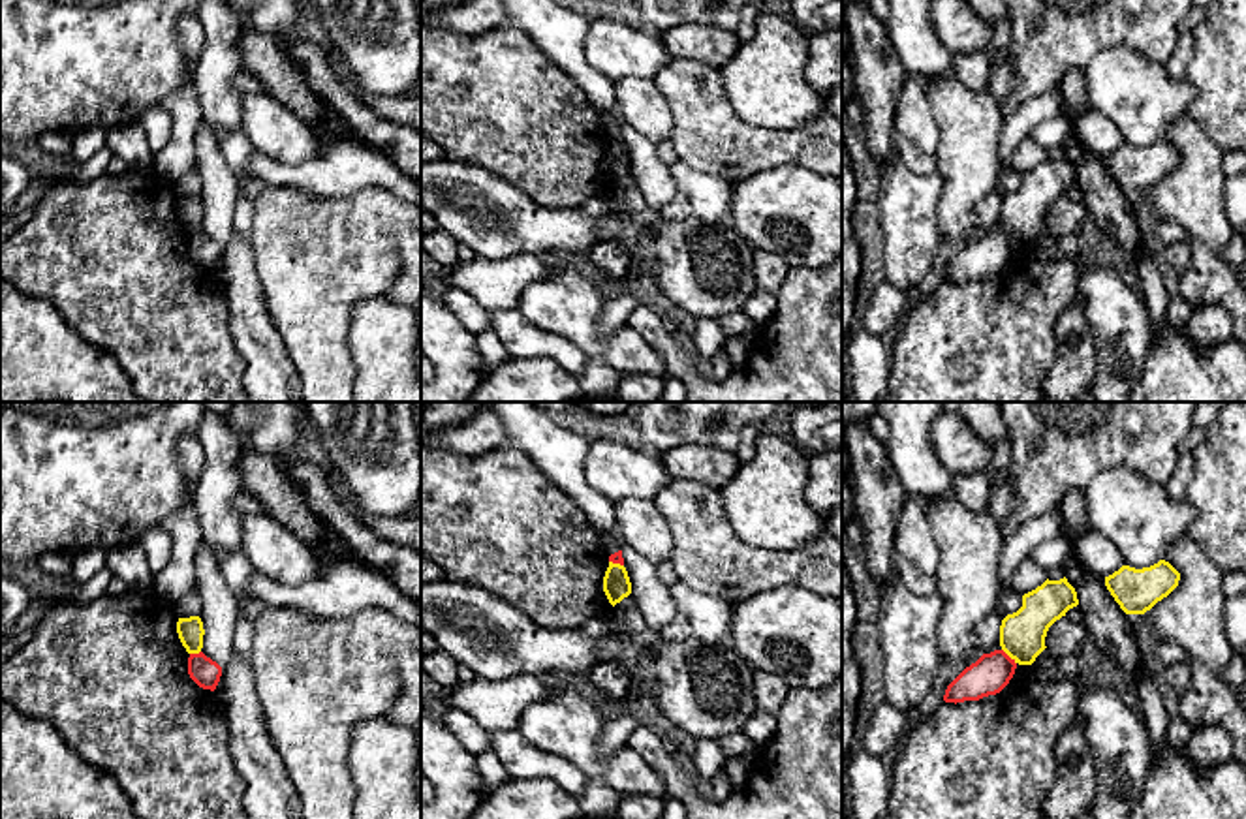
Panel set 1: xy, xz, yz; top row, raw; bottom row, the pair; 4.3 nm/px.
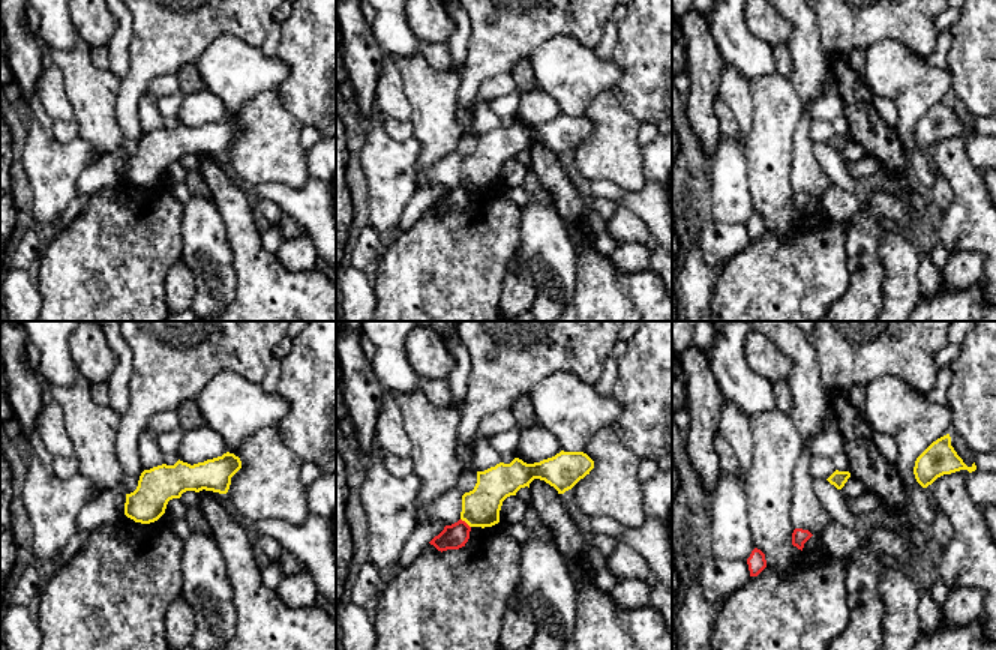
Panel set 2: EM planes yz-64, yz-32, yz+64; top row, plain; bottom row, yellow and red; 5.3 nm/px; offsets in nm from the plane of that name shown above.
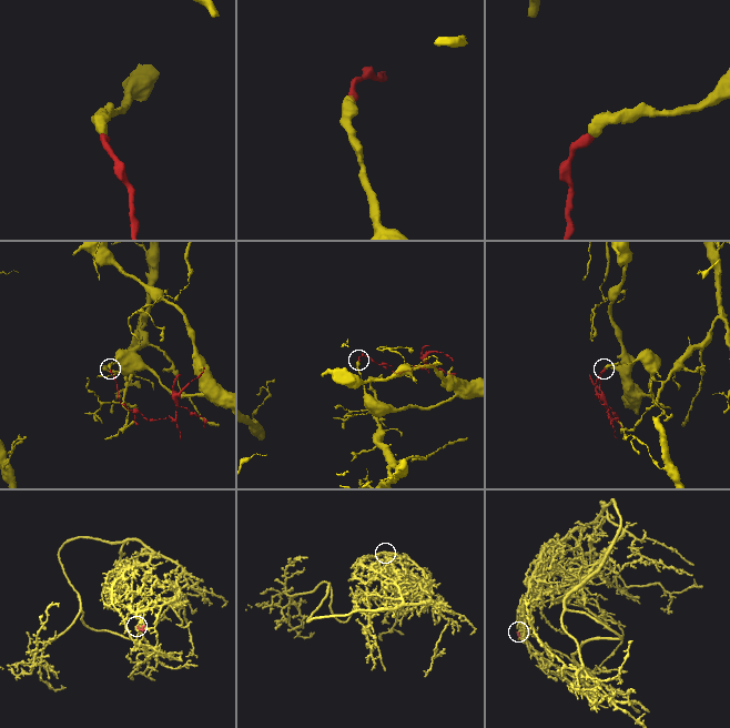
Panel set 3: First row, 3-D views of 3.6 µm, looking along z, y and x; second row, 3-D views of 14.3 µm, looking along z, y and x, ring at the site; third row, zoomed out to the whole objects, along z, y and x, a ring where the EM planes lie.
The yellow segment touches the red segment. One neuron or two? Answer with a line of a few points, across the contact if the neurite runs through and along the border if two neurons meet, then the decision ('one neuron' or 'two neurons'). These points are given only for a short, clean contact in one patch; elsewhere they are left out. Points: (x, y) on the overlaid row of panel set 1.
line yz (1002, 649), (1015, 664); two neurons

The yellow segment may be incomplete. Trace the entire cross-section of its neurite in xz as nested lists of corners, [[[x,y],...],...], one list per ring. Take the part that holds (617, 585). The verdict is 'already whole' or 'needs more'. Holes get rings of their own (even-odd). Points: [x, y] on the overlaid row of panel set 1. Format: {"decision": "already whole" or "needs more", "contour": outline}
{"decision": "already whole", "contour": [[[609,562],[603,592],[613,607],[631,594],[631,582],[624,565]]]}

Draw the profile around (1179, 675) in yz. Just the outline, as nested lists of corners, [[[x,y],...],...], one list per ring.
[[[1175,663],[1167,665],[1163,678],[1178,691],[1182,693],[1190,682],[1191,682],[1193,671],[1191,665],[1186,663]]]

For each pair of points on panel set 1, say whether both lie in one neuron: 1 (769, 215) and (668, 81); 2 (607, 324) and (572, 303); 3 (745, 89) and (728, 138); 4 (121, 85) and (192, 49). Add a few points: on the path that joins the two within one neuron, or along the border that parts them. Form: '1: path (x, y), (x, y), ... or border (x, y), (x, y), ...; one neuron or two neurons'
1: border (782, 164), (771, 169), (758, 169), (733, 183); two neurons
2: border (609, 299), (600, 320), (602, 335); two neurons
3: border (720, 72), (733, 111), (750, 124), (777, 130); two neurons
4: border (179, 38), (186, 64), (194, 72); two neurons

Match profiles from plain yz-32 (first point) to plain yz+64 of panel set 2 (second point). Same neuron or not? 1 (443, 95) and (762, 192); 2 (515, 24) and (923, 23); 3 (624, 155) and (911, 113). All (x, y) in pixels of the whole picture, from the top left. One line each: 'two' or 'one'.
1: one
2: one
3: two

